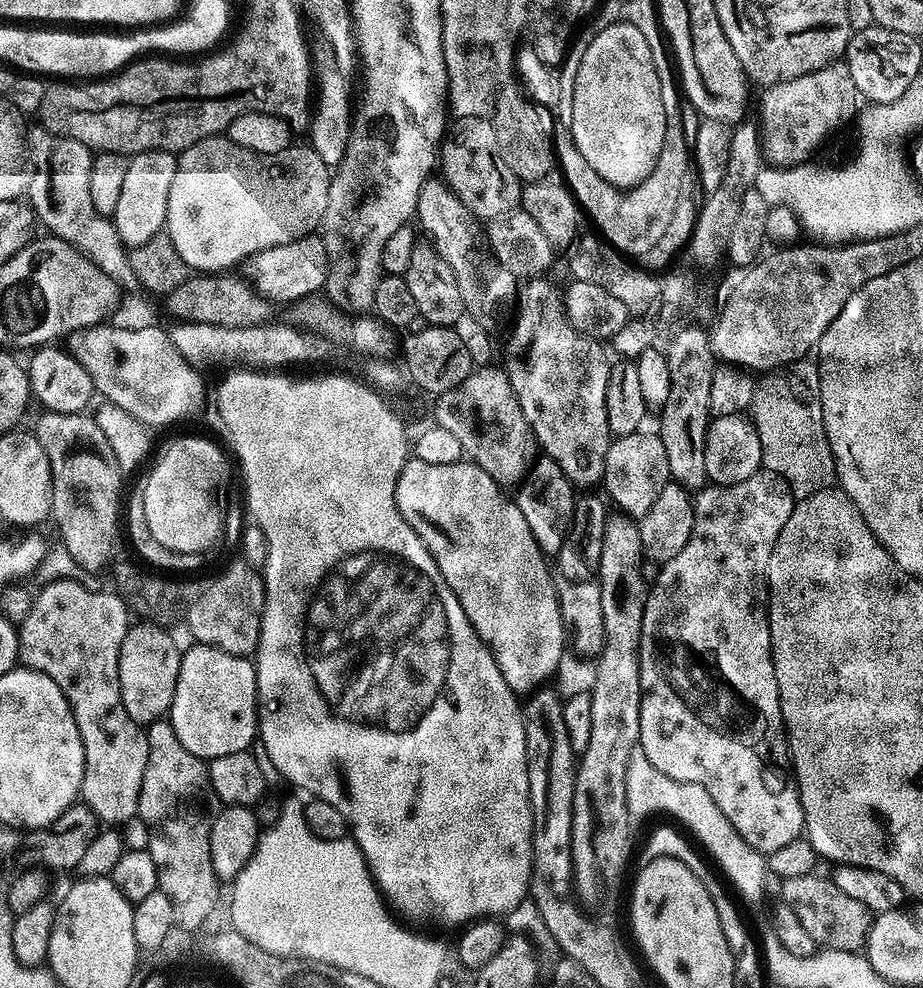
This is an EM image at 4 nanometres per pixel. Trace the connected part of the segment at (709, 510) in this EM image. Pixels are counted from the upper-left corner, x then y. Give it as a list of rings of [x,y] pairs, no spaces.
[[[761,470],[746,482],[737,484],[712,484],[695,493],[694,530],[690,530],[690,542],[682,546],[682,554],[674,554],[674,558],[663,561],[659,565],[660,573],[656,581],[651,581],[646,606],[642,614],[642,636],[640,638],[640,743],[639,751],[648,759],[650,766],[666,778],[674,778],[678,782],[690,782],[702,786],[718,810],[730,818],[730,826],[746,838],[746,842],[754,850],[770,853],[782,850],[782,846],[790,846],[790,842],[801,839],[804,832],[804,811],[800,801],[800,791],[796,788],[796,777],[790,767],[788,751],[788,733],[784,730],[782,706],[778,694],[778,678],[774,674],[772,661],[772,643],[770,642],[770,626],[768,625],[768,567],[770,553],[774,551],[774,542],[778,542],[778,534],[782,534],[782,526],[786,526],[786,518],[790,518],[794,507],[794,497],[788,483],[778,474]]]

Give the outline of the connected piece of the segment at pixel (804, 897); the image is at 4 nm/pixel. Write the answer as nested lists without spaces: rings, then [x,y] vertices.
[[[820,874],[790,878],[779,885],[783,907],[802,922],[806,934],[814,938],[821,949],[859,953],[868,943],[868,931],[874,916],[862,902],[848,897],[830,878],[824,880]]]

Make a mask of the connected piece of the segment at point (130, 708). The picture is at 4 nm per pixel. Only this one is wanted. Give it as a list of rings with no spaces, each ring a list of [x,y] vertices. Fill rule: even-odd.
[[[136,622],[129,627],[126,638],[122,638],[122,650],[120,651],[120,657],[118,658],[118,682],[120,683],[120,689],[122,690],[122,706],[126,706],[126,714],[130,714],[130,718],[134,718],[134,722],[138,722],[141,726],[147,726],[155,722],[156,720],[163,720],[172,711],[172,703],[174,702],[174,690],[176,689],[176,683],[178,682],[178,670],[180,669],[180,658],[182,655],[181,645],[176,645],[176,640],[171,636],[167,627],[158,624],[149,624],[147,622]]]

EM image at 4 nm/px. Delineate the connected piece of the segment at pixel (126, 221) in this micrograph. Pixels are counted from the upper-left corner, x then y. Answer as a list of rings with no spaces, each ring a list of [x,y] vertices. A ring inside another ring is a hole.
[[[159,150],[137,152],[129,159],[126,179],[122,181],[122,194],[118,198],[118,206],[110,215],[120,235],[120,241],[129,249],[142,246],[142,242],[150,242],[150,238],[154,238],[167,225],[170,186],[174,182],[177,167],[178,160],[173,153]]]

